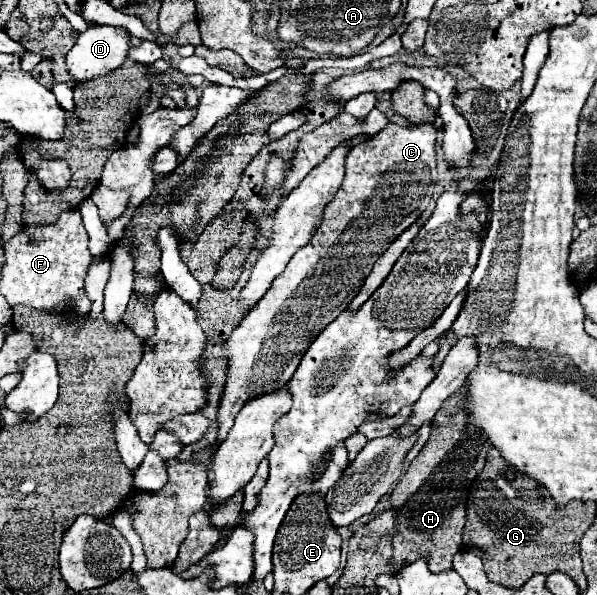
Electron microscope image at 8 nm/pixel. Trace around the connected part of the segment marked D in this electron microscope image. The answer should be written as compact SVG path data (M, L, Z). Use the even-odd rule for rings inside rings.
M94 26L82 32L66 54L68 74L76 84L104 76L124 62L126 48L130 48L130 42L124 28Z

